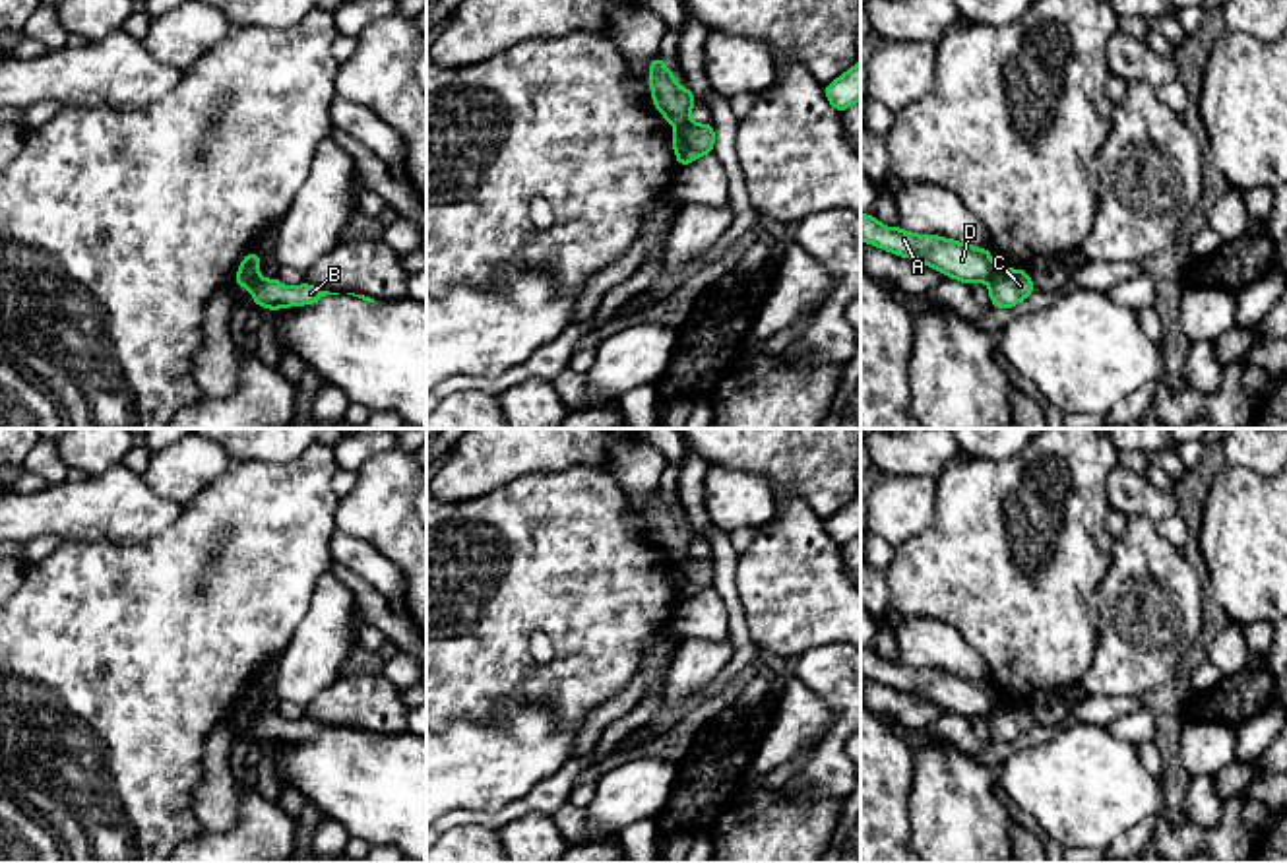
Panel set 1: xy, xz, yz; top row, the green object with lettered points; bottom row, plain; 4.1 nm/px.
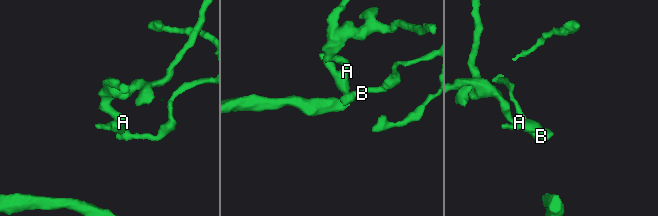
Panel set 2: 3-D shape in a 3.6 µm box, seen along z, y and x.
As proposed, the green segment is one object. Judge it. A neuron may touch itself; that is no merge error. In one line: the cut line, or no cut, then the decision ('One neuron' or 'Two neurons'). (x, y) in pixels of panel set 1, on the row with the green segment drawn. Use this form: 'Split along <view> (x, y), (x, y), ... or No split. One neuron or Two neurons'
Split along xy (256, 274), (243, 286). Two neurons

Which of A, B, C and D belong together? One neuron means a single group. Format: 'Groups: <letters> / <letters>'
Groups: A D / B C

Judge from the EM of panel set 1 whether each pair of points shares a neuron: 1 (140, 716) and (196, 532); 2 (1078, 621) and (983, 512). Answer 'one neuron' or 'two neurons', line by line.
1: one neuron
2: one neuron

